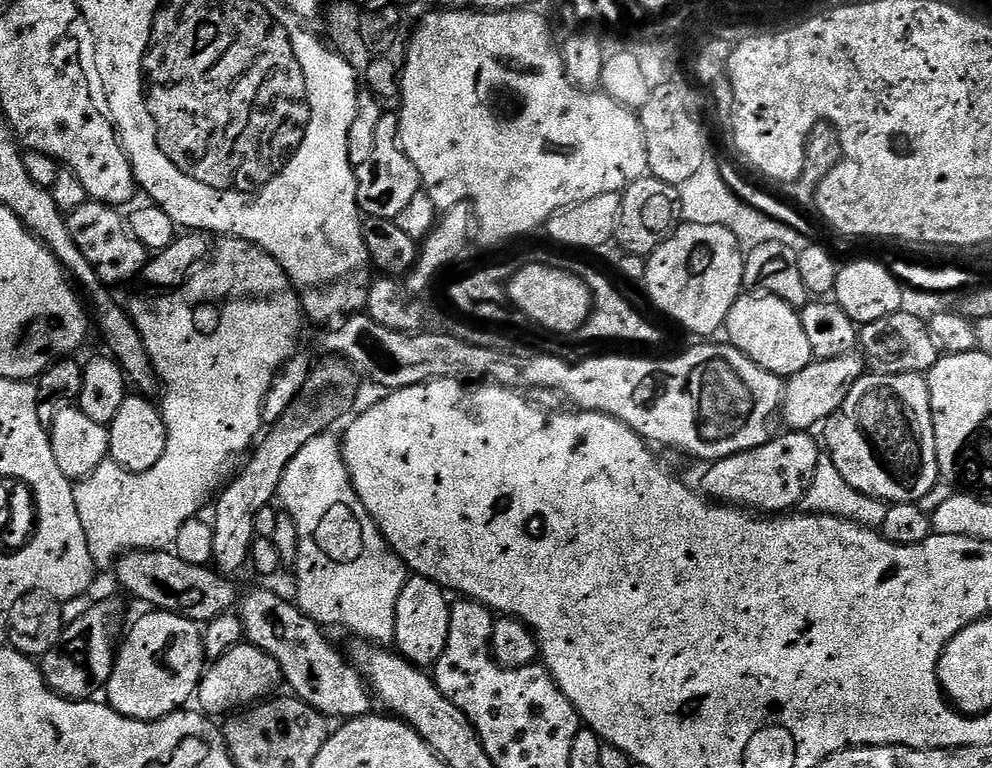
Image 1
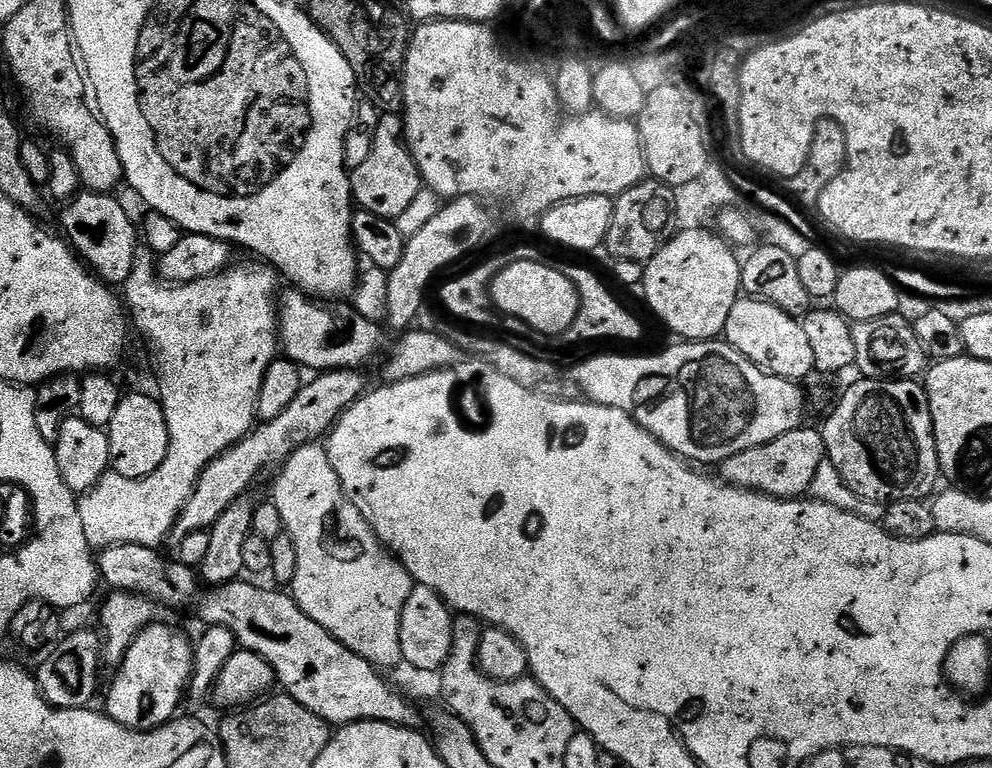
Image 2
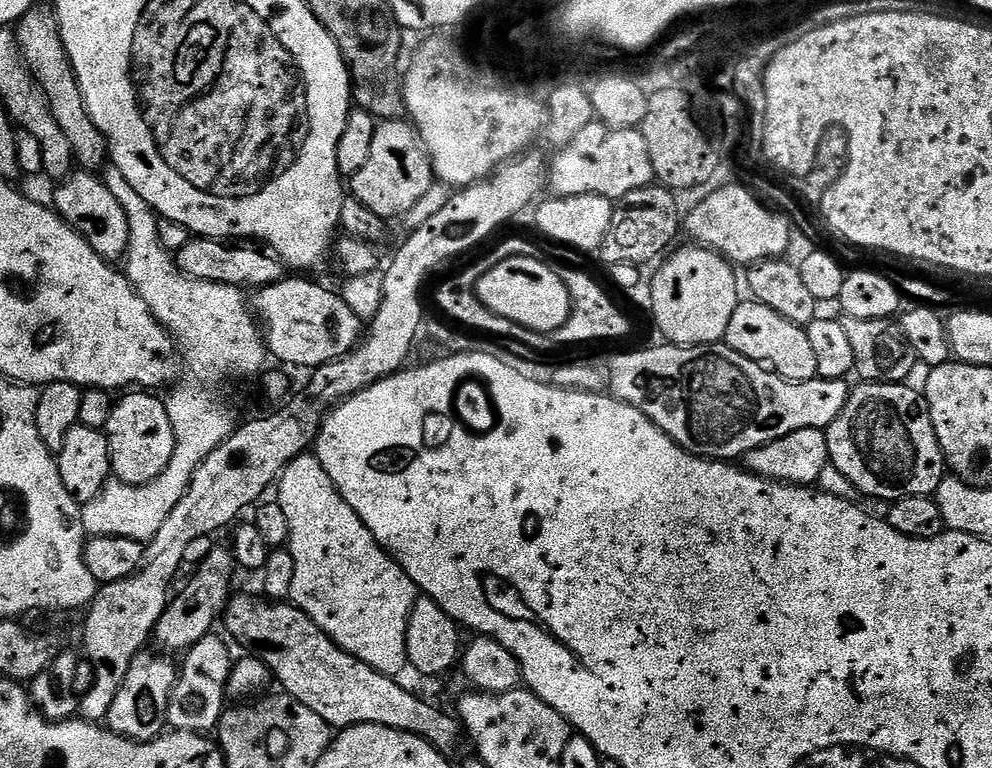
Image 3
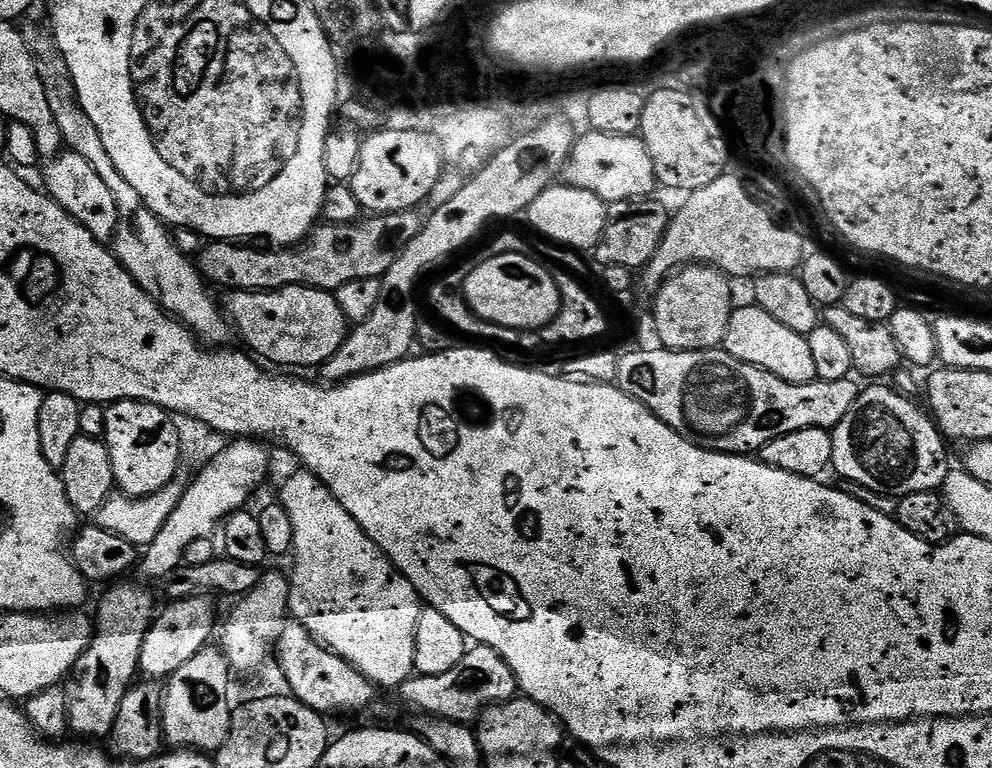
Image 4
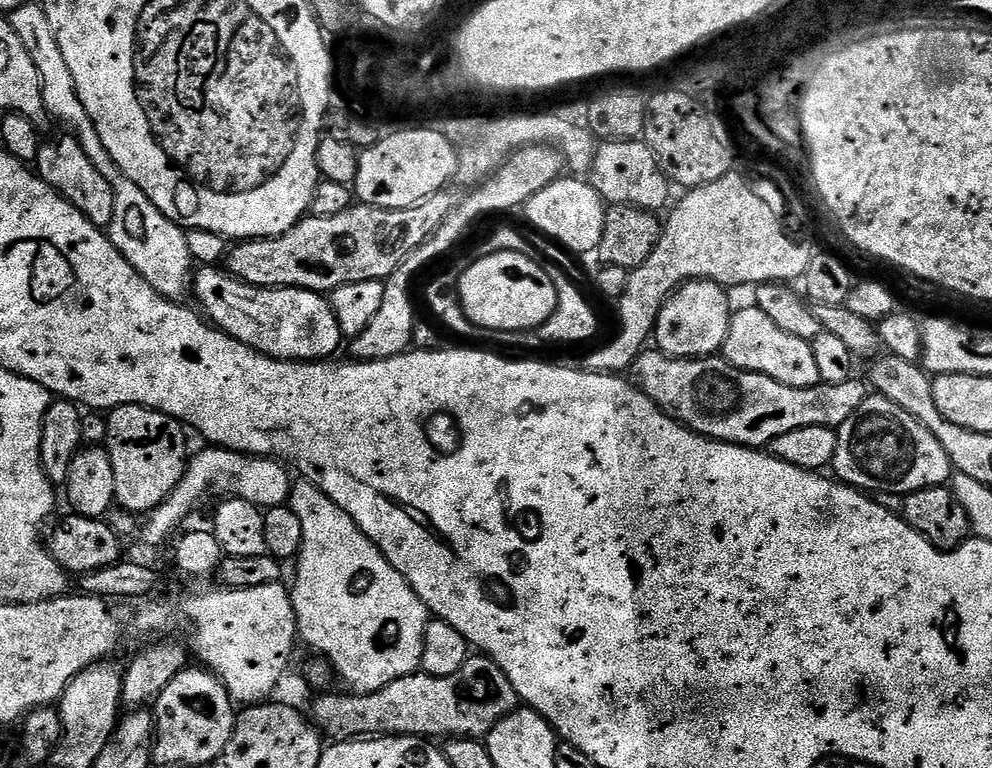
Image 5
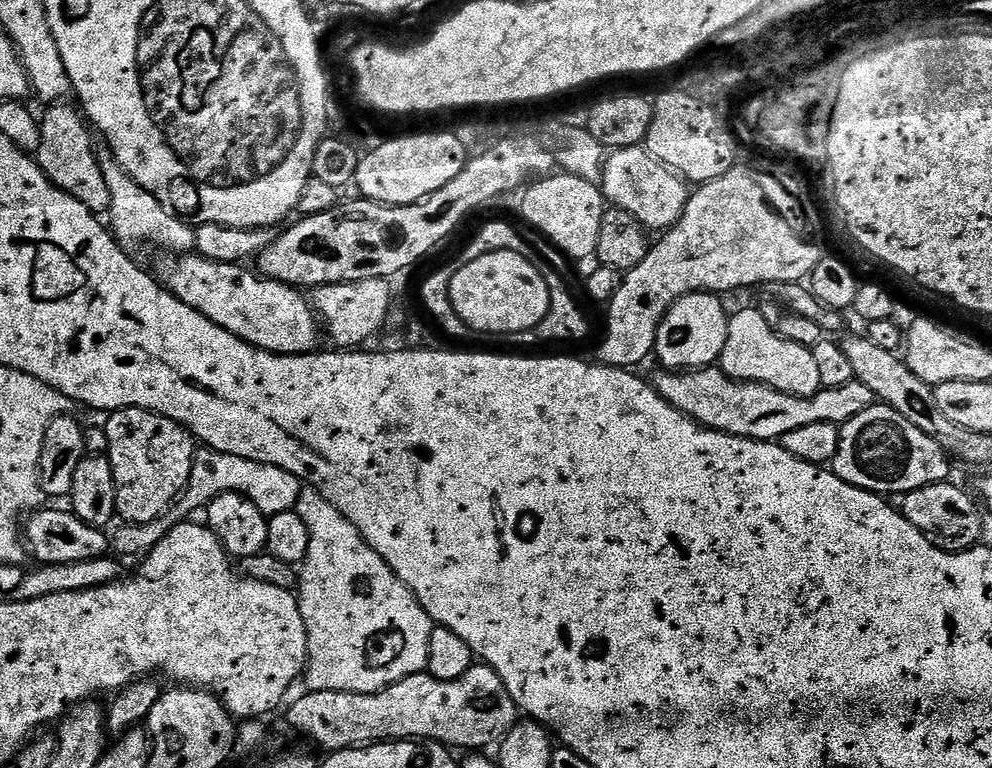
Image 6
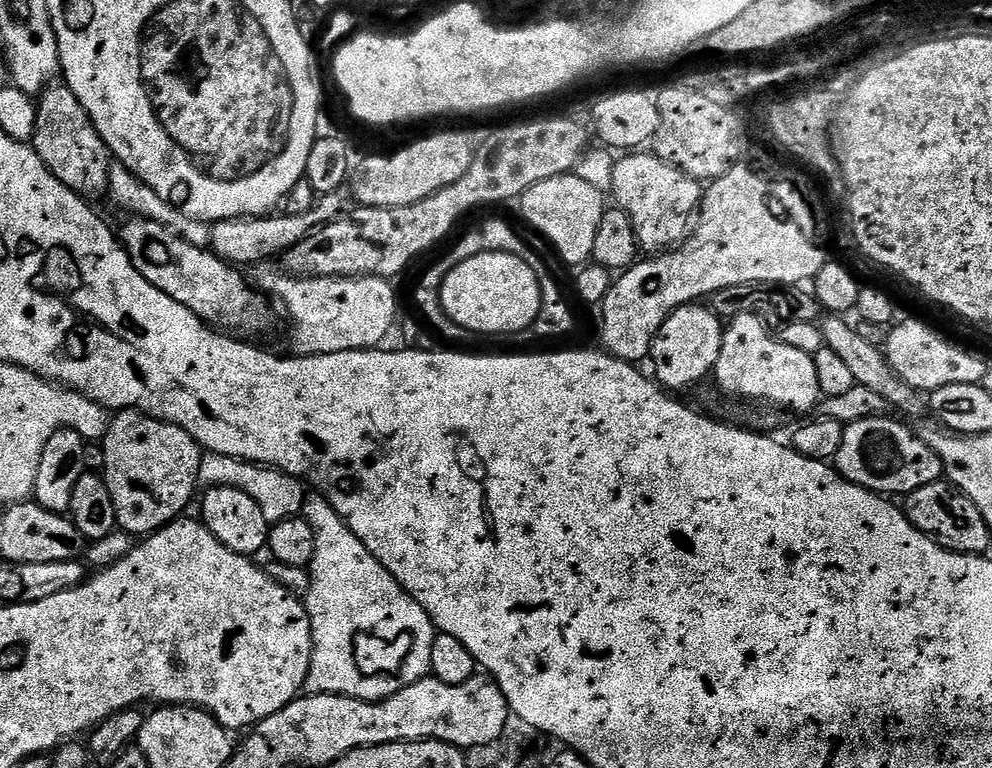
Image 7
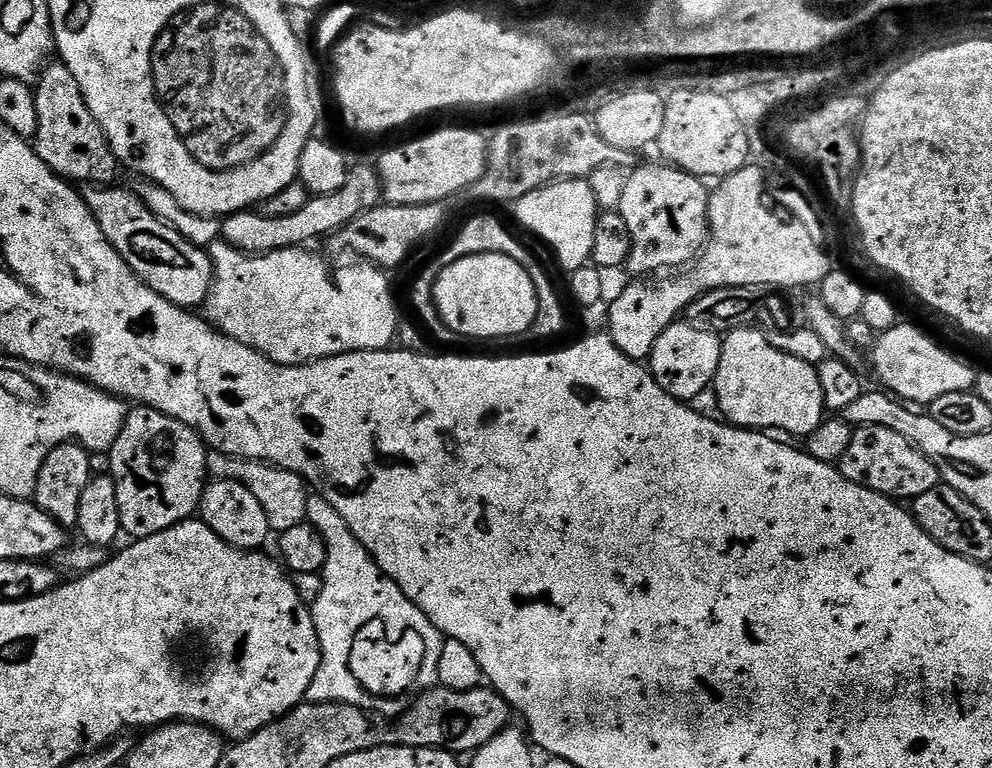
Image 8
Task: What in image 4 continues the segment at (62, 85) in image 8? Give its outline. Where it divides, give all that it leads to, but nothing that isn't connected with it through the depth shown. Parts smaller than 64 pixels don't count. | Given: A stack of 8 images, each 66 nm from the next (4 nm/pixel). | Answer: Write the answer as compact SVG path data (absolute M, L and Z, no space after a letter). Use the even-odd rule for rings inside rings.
M71 150L61 151L59 156L43 165L44 184L49 196L62 210L66 210L79 224L86 226L90 234L101 242L115 241L116 231L122 222L122 214L118 210L118 202L114 194L110 194L110 186L102 182L102 177L94 171L94 166L82 158L82 154Z

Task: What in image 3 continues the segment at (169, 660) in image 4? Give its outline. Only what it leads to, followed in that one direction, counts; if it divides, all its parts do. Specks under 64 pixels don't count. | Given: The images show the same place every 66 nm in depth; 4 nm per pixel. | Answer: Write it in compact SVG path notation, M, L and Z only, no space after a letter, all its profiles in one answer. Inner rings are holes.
M225 547L224 549L216 548L205 556L196 574L183 588L182 592L178 596L173 595L169 599L168 608L162 614L162 618L158 618L158 626L154 633L155 643L160 643L165 648L161 648L165 653L173 654L172 652L177 652L177 654L183 654L194 646L194 642L198 642L198 638L209 635L215 629L212 627L218 624L218 621L223 617L228 606L228 601L232 597L230 586L234 570L236 571L236 563L231 551Z

